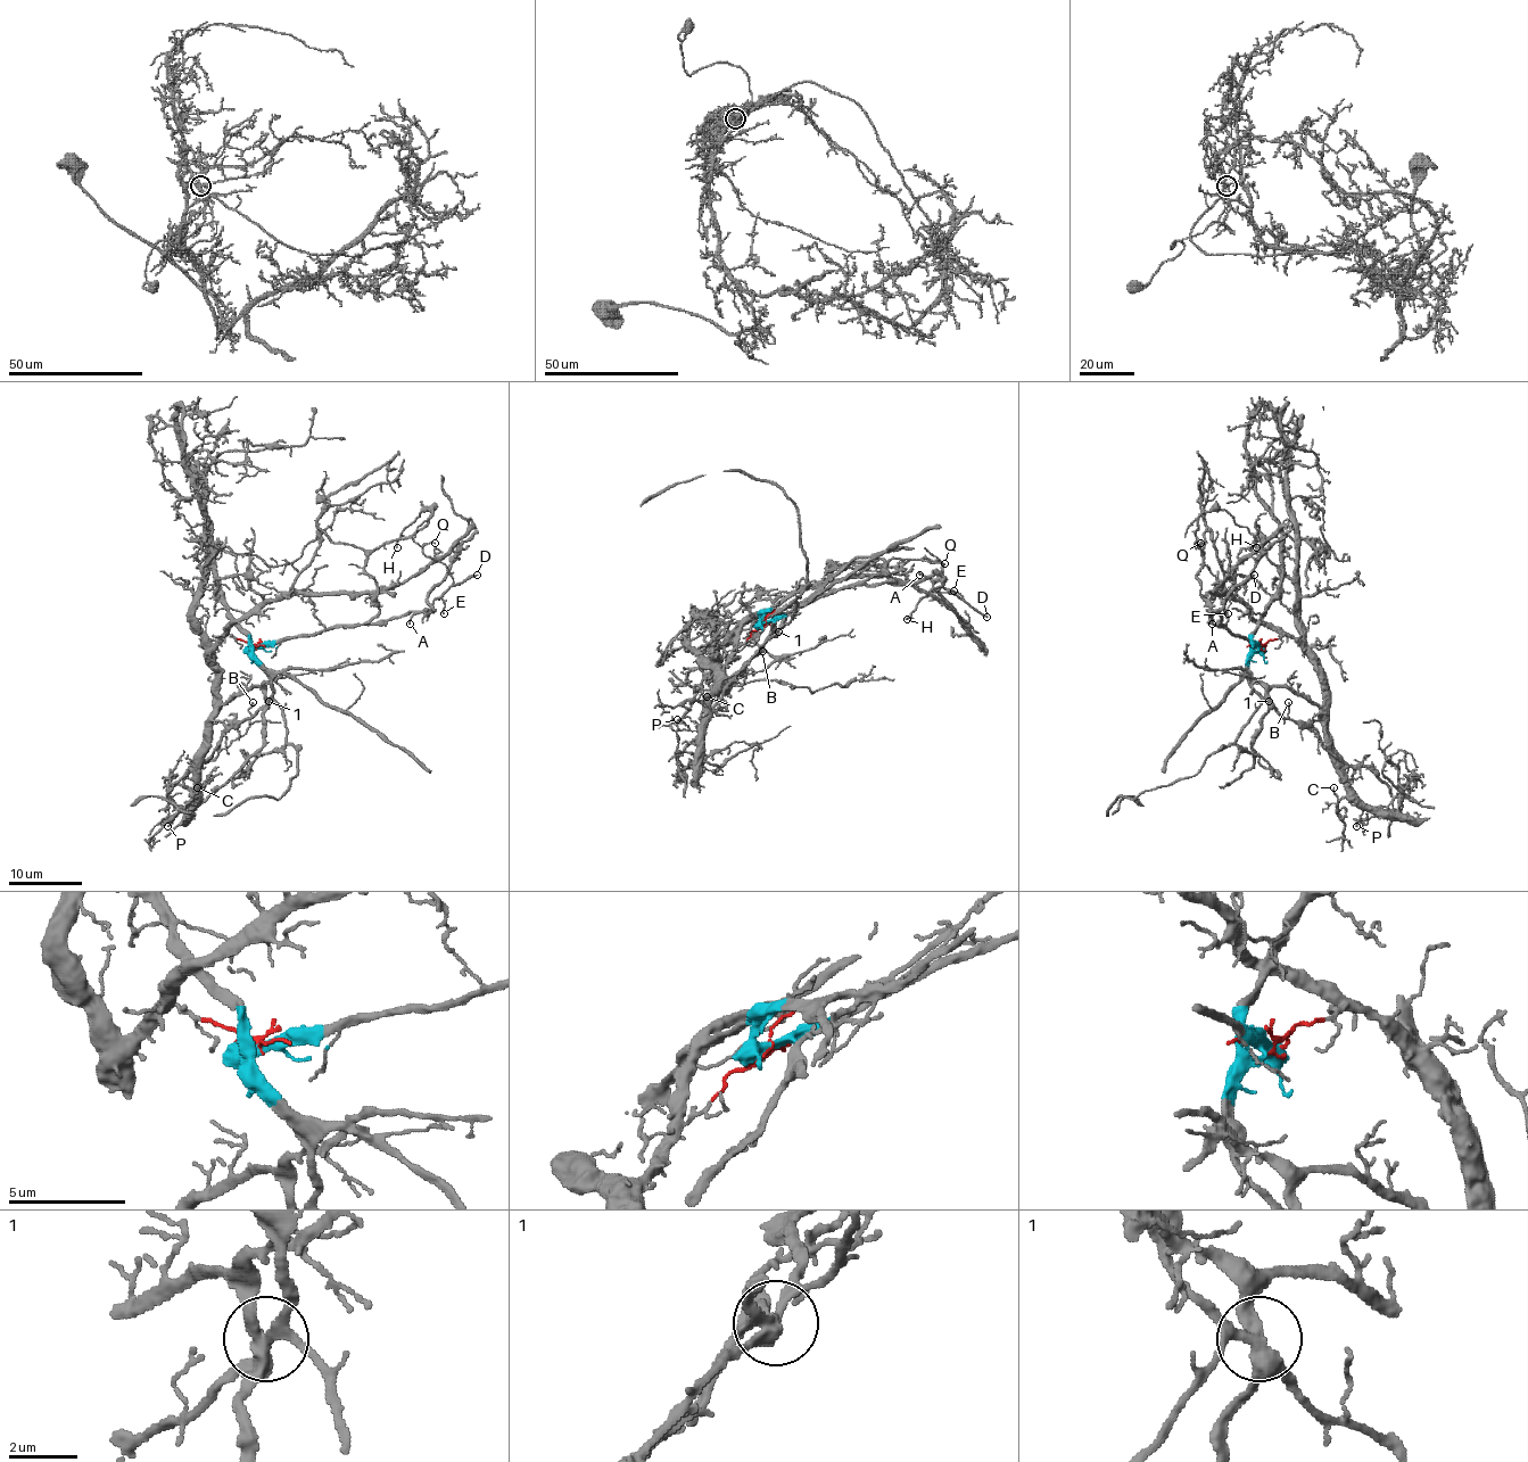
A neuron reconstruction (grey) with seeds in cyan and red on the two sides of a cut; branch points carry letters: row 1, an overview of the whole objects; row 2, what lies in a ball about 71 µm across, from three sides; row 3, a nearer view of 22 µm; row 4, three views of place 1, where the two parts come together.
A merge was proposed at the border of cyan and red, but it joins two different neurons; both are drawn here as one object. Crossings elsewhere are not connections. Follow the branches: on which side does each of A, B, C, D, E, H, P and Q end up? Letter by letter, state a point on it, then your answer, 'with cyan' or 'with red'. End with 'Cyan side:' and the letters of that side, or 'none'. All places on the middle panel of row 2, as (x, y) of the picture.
A: (919, 575) | with cyan
B: (762, 651) | with cyan
C: (707, 696) | with red
D: (986, 617) | with cyan
E: (954, 591) | with cyan
H: (907, 619) | with cyan
P: (677, 719) | with red
Q: (944, 563) | with cyan
Cyan side: A, B, D, E, H, Q

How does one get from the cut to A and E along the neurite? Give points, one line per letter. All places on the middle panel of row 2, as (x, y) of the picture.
A: (764, 625), (845, 588), (914, 584), (923, 578), (918, 575)
E: (764, 625), (845, 588), (914, 584), (939, 575), (947, 589), (952, 593), (954, 589)

